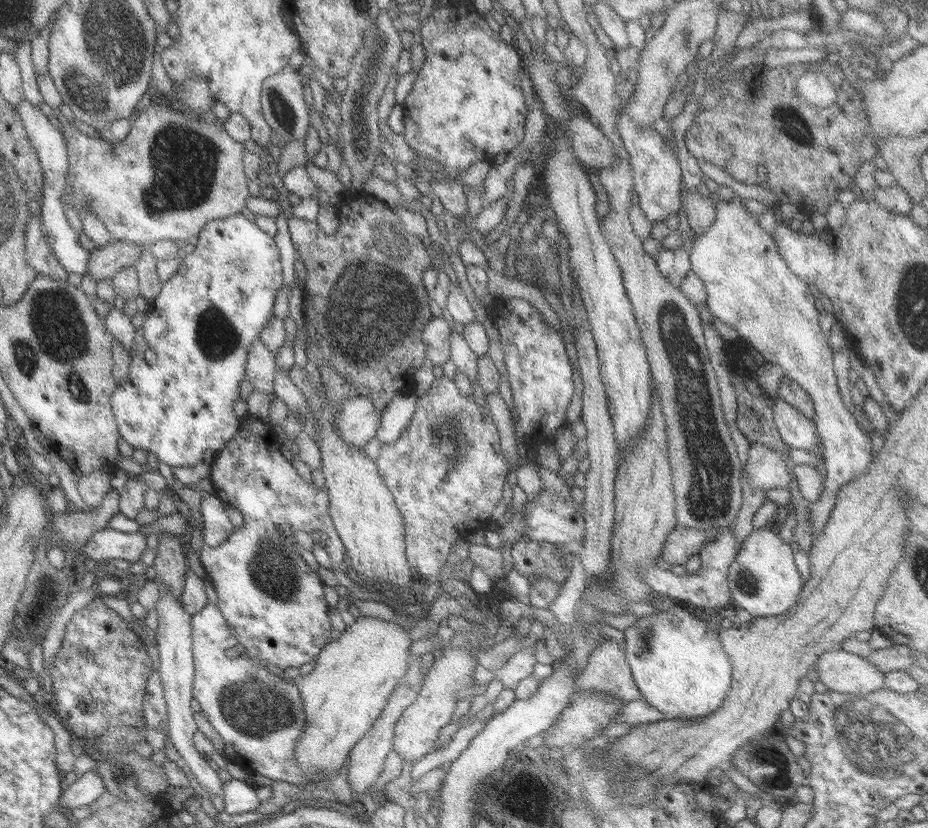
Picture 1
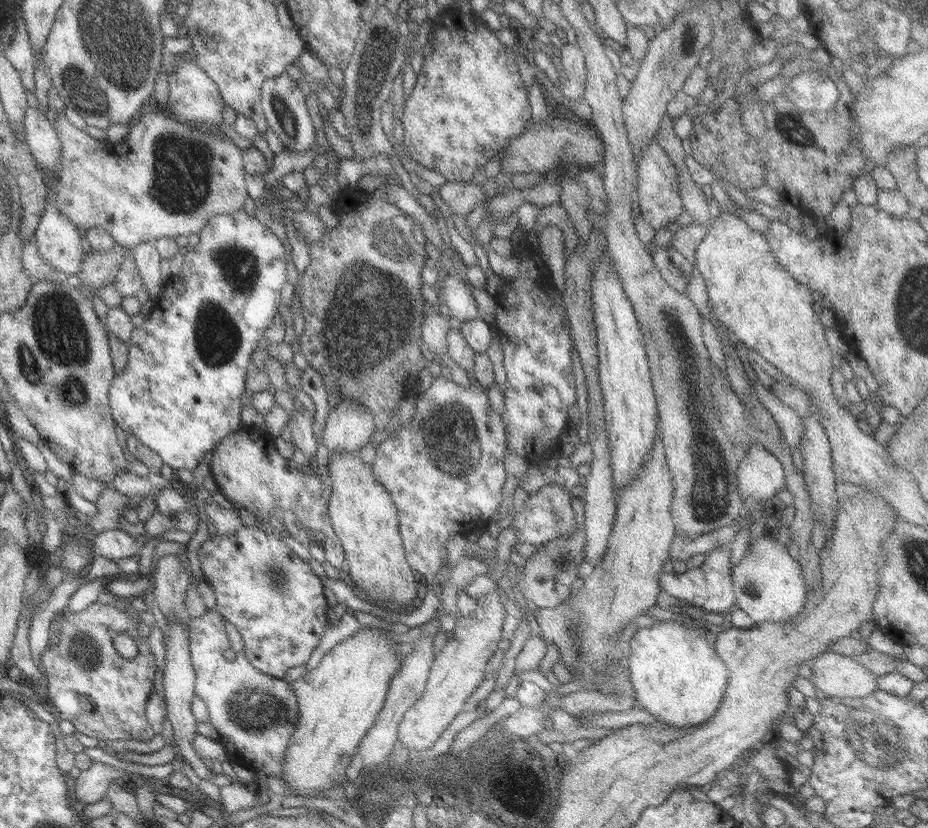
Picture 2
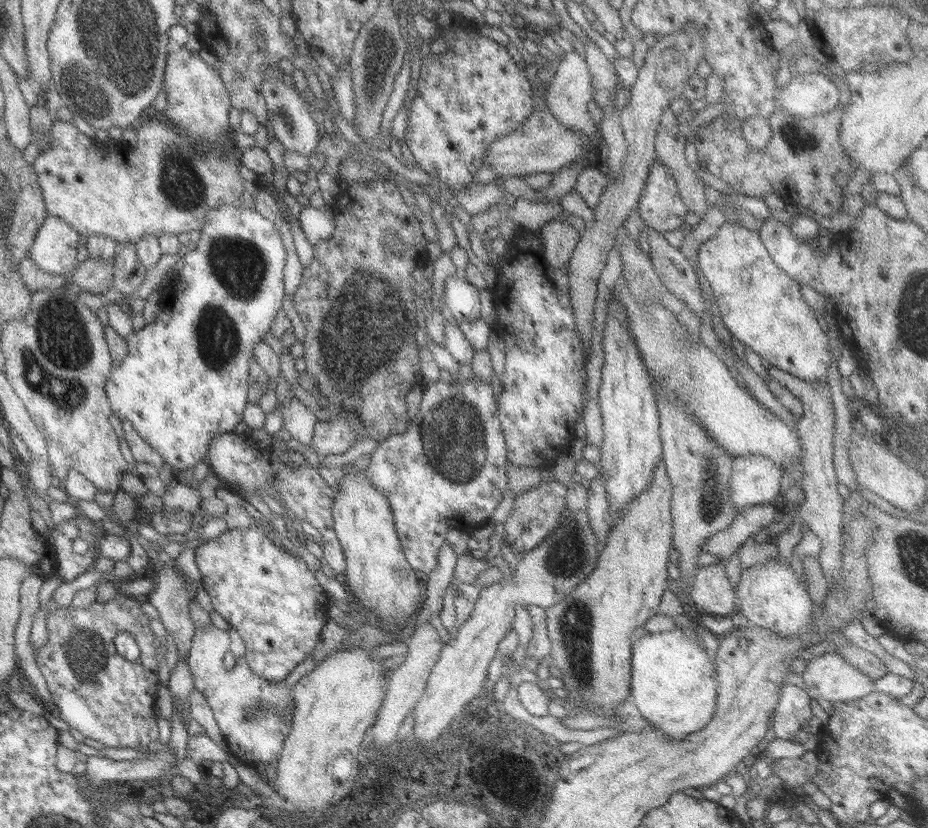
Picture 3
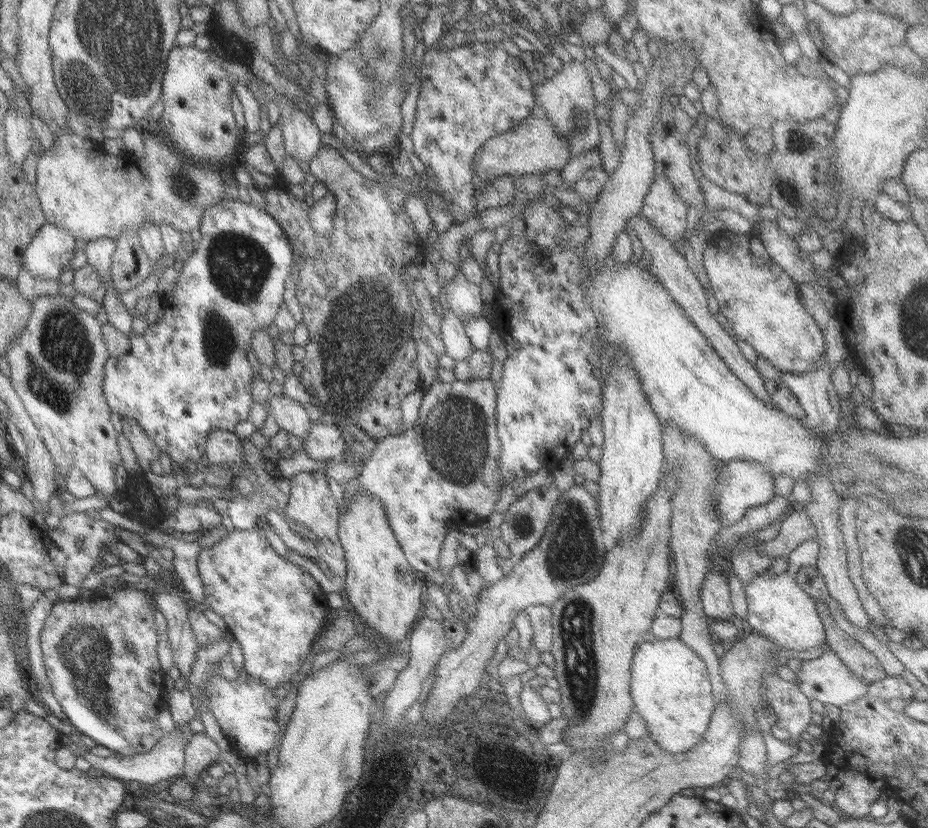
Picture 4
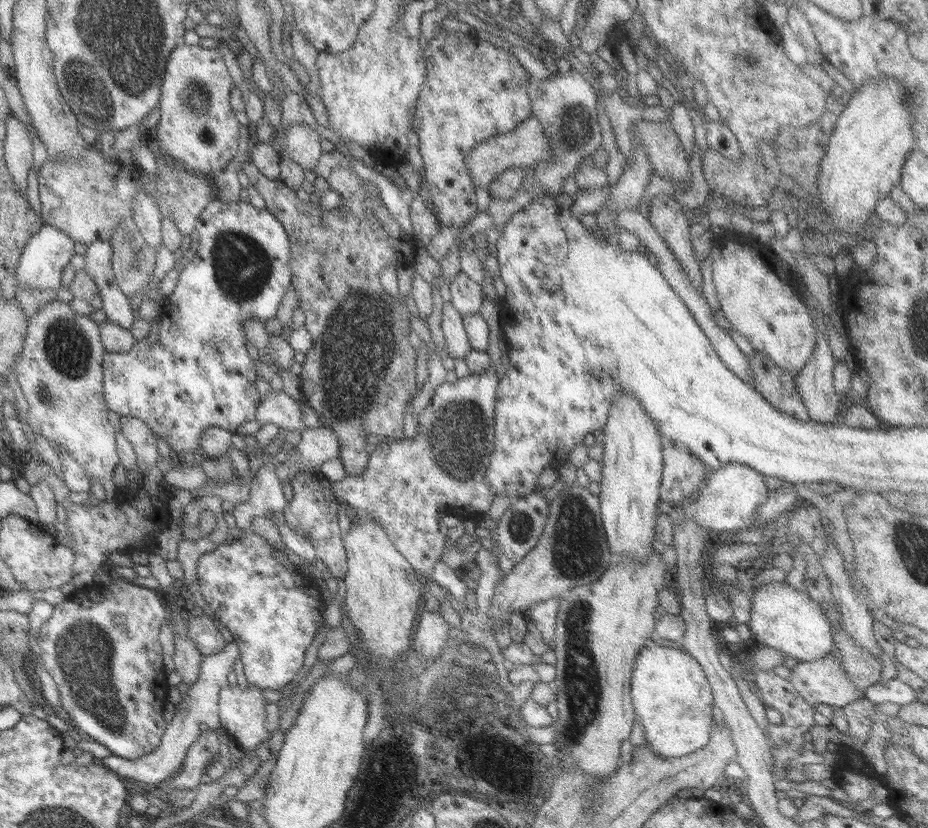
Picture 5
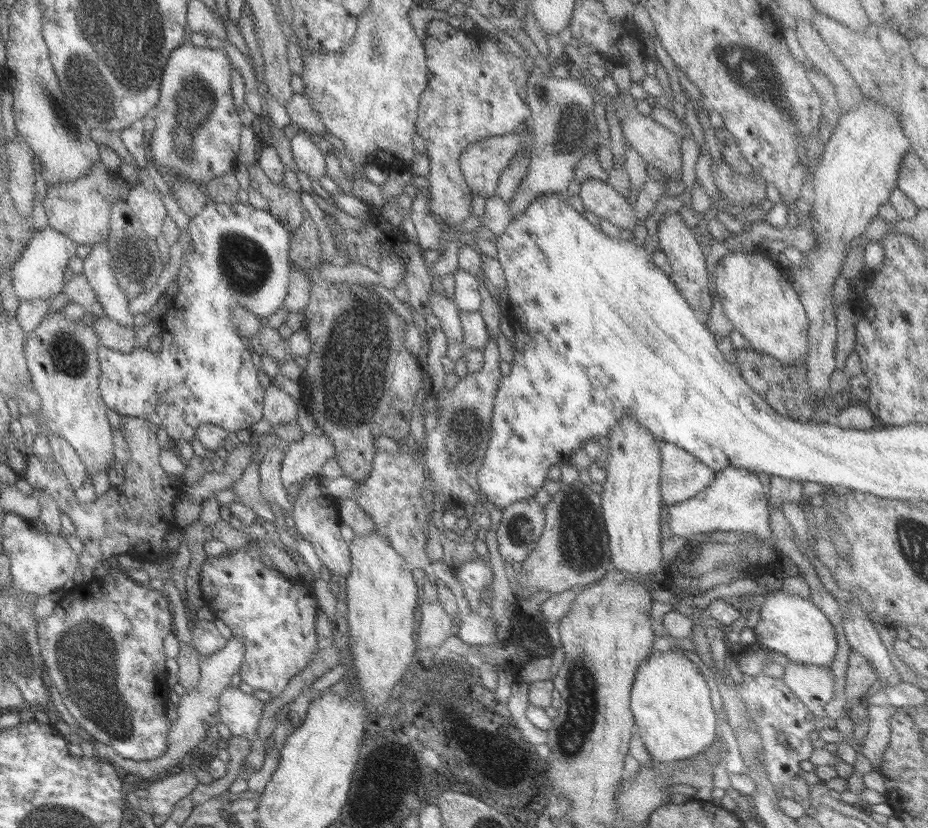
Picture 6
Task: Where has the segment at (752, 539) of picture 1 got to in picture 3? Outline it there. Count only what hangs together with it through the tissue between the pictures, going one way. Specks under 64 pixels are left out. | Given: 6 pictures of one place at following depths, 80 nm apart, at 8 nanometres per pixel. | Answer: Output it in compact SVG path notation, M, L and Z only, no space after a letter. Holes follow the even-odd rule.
M775 556L764 564L753 565L745 571L740 571L735 592L740 604L738 612L747 618L748 625L771 628L779 636L796 638L810 630L814 604L806 588L797 580L789 563L781 561L779 556Z

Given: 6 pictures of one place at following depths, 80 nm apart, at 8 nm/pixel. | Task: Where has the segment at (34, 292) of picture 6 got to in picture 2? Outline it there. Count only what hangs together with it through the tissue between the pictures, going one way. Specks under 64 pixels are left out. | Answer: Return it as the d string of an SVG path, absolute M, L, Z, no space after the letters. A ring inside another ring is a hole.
M46 193L44 211L34 233L34 243L40 259L57 272L74 275L79 272L82 258L81 236L68 218L57 211Z

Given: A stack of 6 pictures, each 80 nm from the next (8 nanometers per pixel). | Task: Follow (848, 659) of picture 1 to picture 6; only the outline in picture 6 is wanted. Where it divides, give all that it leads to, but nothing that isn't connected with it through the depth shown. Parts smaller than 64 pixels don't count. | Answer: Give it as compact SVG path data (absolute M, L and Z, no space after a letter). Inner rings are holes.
M787 661L781 679L799 703L818 720L825 718L823 707L833 699L833 675L829 666L813 666Z

